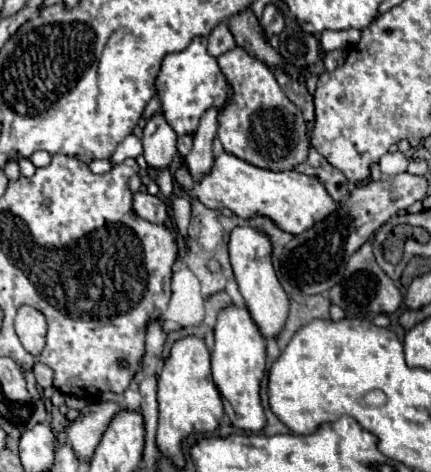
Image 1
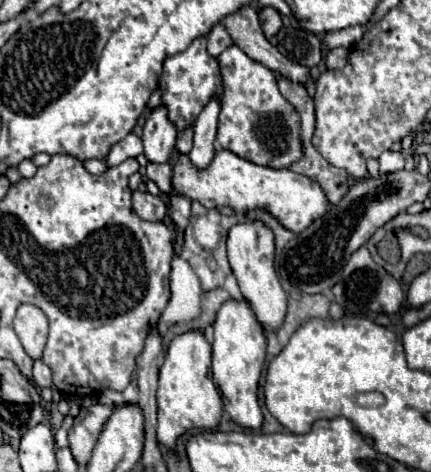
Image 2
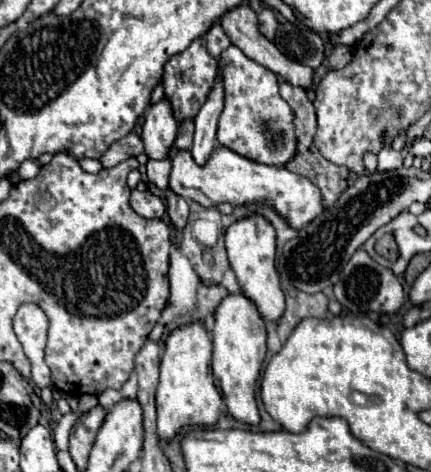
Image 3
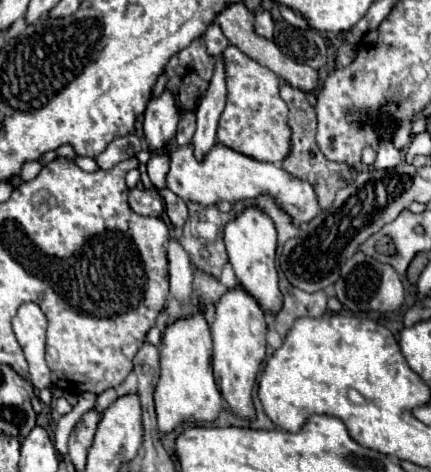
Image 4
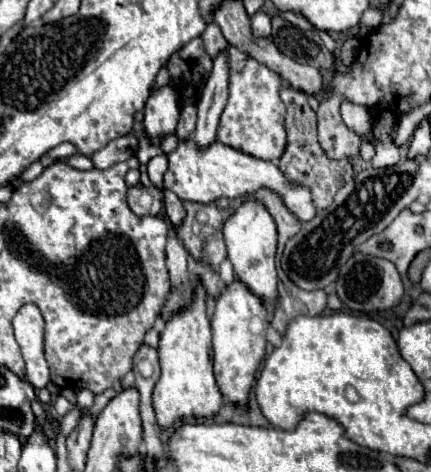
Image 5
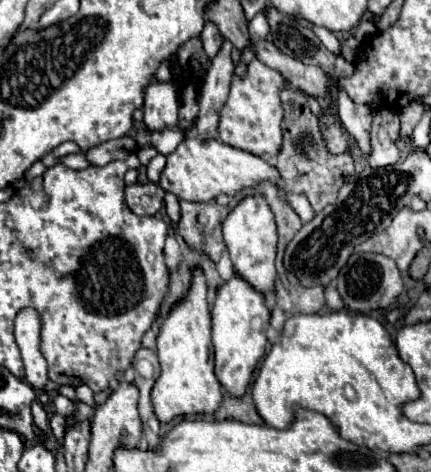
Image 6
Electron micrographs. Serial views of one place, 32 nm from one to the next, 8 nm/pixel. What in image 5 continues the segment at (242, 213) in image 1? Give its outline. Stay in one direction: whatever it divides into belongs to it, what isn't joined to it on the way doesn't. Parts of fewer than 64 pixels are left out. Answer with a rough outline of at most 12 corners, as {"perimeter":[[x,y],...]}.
{"perimeter":[[192,138],[168,154],[164,188],[208,204],[276,190],[302,222],[316,216],[306,188],[272,162]]}

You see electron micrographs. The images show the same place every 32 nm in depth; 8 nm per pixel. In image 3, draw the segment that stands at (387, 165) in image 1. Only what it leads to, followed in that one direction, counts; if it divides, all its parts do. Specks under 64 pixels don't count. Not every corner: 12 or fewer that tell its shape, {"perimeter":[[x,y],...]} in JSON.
{"perimeter":[[392,146],[378,152],[378,170],[402,166],[402,154]]}

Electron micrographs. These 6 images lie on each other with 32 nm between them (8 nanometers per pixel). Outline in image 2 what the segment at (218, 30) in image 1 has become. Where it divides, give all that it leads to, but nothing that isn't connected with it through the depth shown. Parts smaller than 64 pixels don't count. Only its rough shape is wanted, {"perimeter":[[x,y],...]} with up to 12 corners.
{"perimeter":[[222,24],[206,36],[208,52],[220,56],[232,40]]}

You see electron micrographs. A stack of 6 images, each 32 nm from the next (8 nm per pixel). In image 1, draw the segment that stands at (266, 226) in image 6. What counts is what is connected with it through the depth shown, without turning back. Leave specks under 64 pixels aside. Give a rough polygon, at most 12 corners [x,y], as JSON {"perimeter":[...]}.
{"perimeter":[[260,228],[230,232],[230,264],[264,338],[278,336],[288,296]]}

